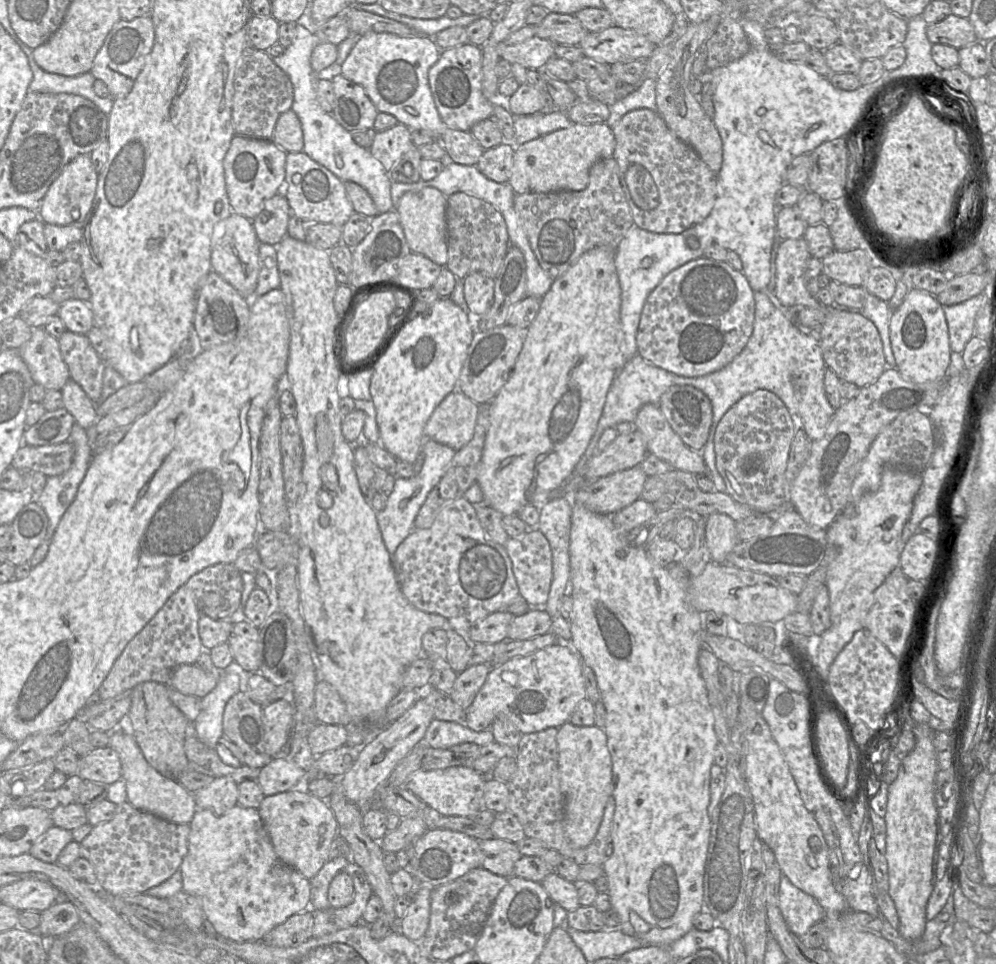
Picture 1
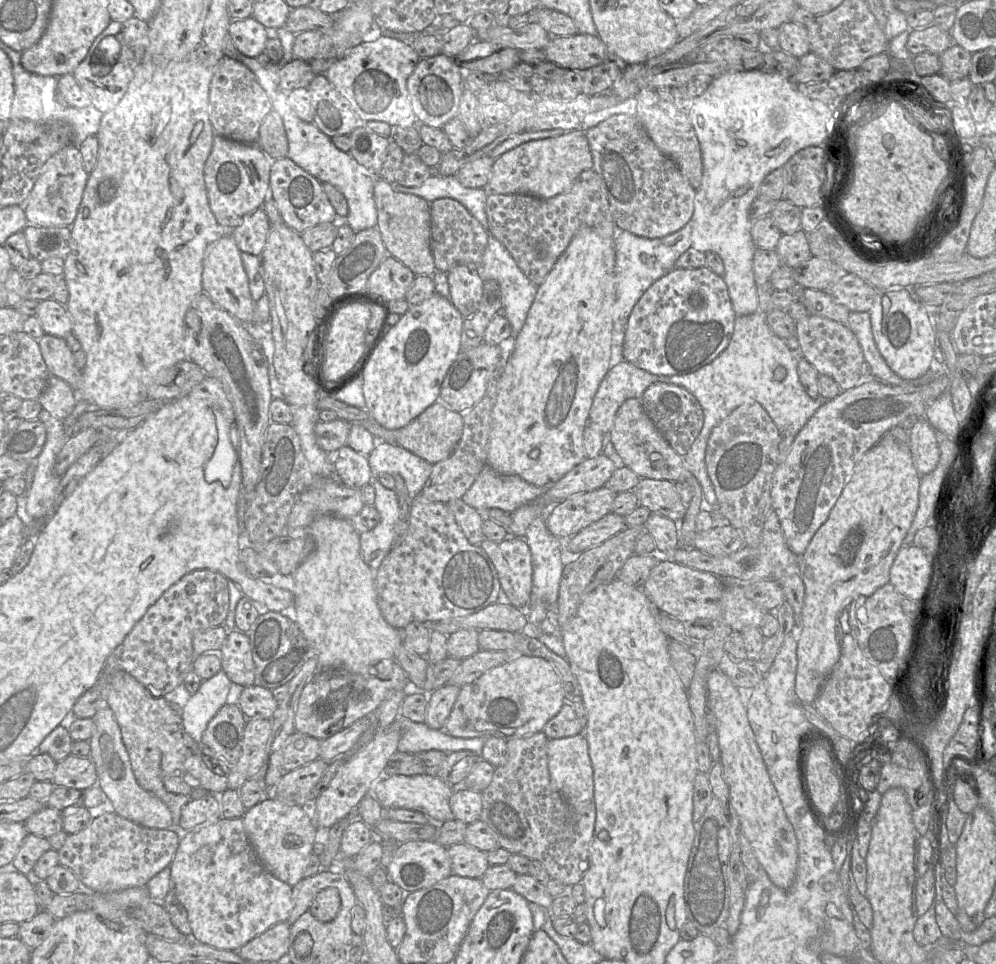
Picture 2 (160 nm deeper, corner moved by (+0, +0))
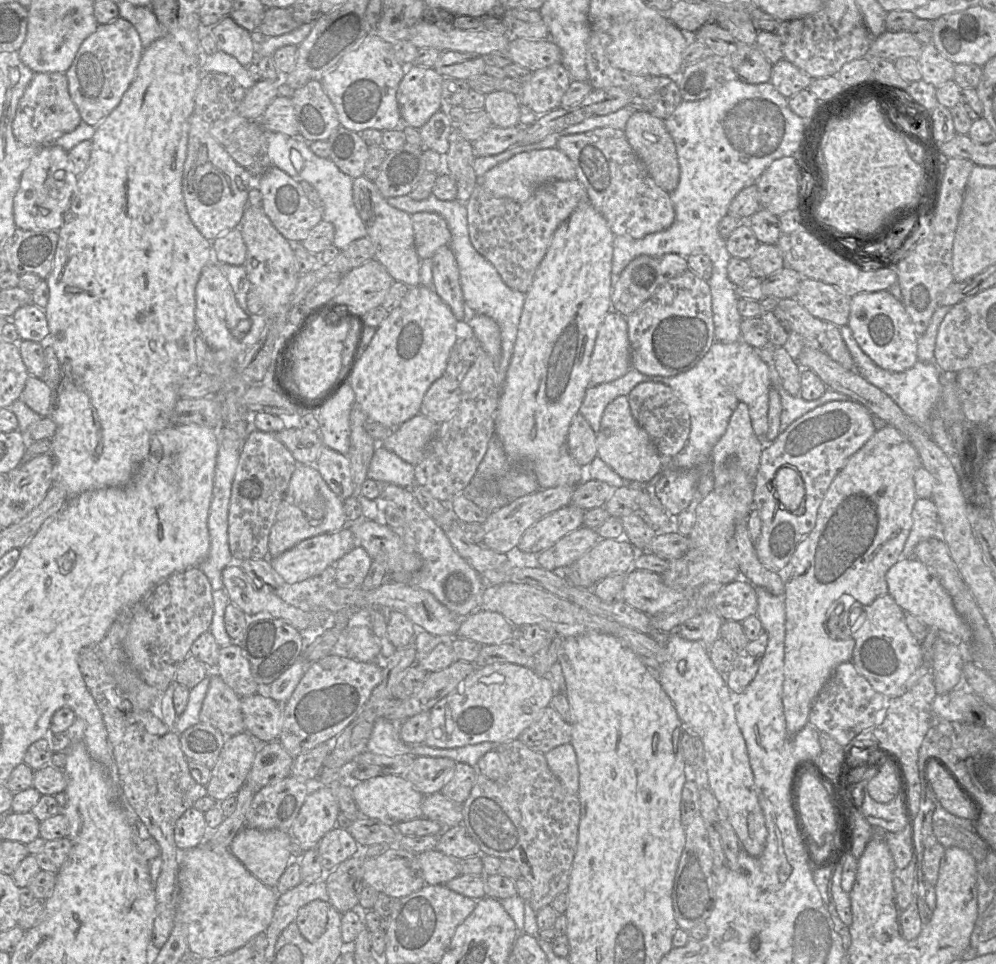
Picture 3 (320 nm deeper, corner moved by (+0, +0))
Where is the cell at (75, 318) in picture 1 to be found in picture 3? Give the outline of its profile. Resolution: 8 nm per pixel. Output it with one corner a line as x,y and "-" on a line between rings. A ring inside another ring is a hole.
26,304
18,308
10,320
15,325
21,340
45,343
48,341
49,327
44,309

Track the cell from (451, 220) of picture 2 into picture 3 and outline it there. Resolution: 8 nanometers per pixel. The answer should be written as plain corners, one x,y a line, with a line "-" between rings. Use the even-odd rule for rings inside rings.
437,213
411,215
415,248
420,259
431,259
439,248
449,246
451,232
446,220

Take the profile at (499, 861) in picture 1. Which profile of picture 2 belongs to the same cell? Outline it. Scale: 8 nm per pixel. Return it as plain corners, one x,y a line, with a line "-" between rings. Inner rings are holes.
464,842
447,847
453,875
480,878
488,869
487,851
481,851

